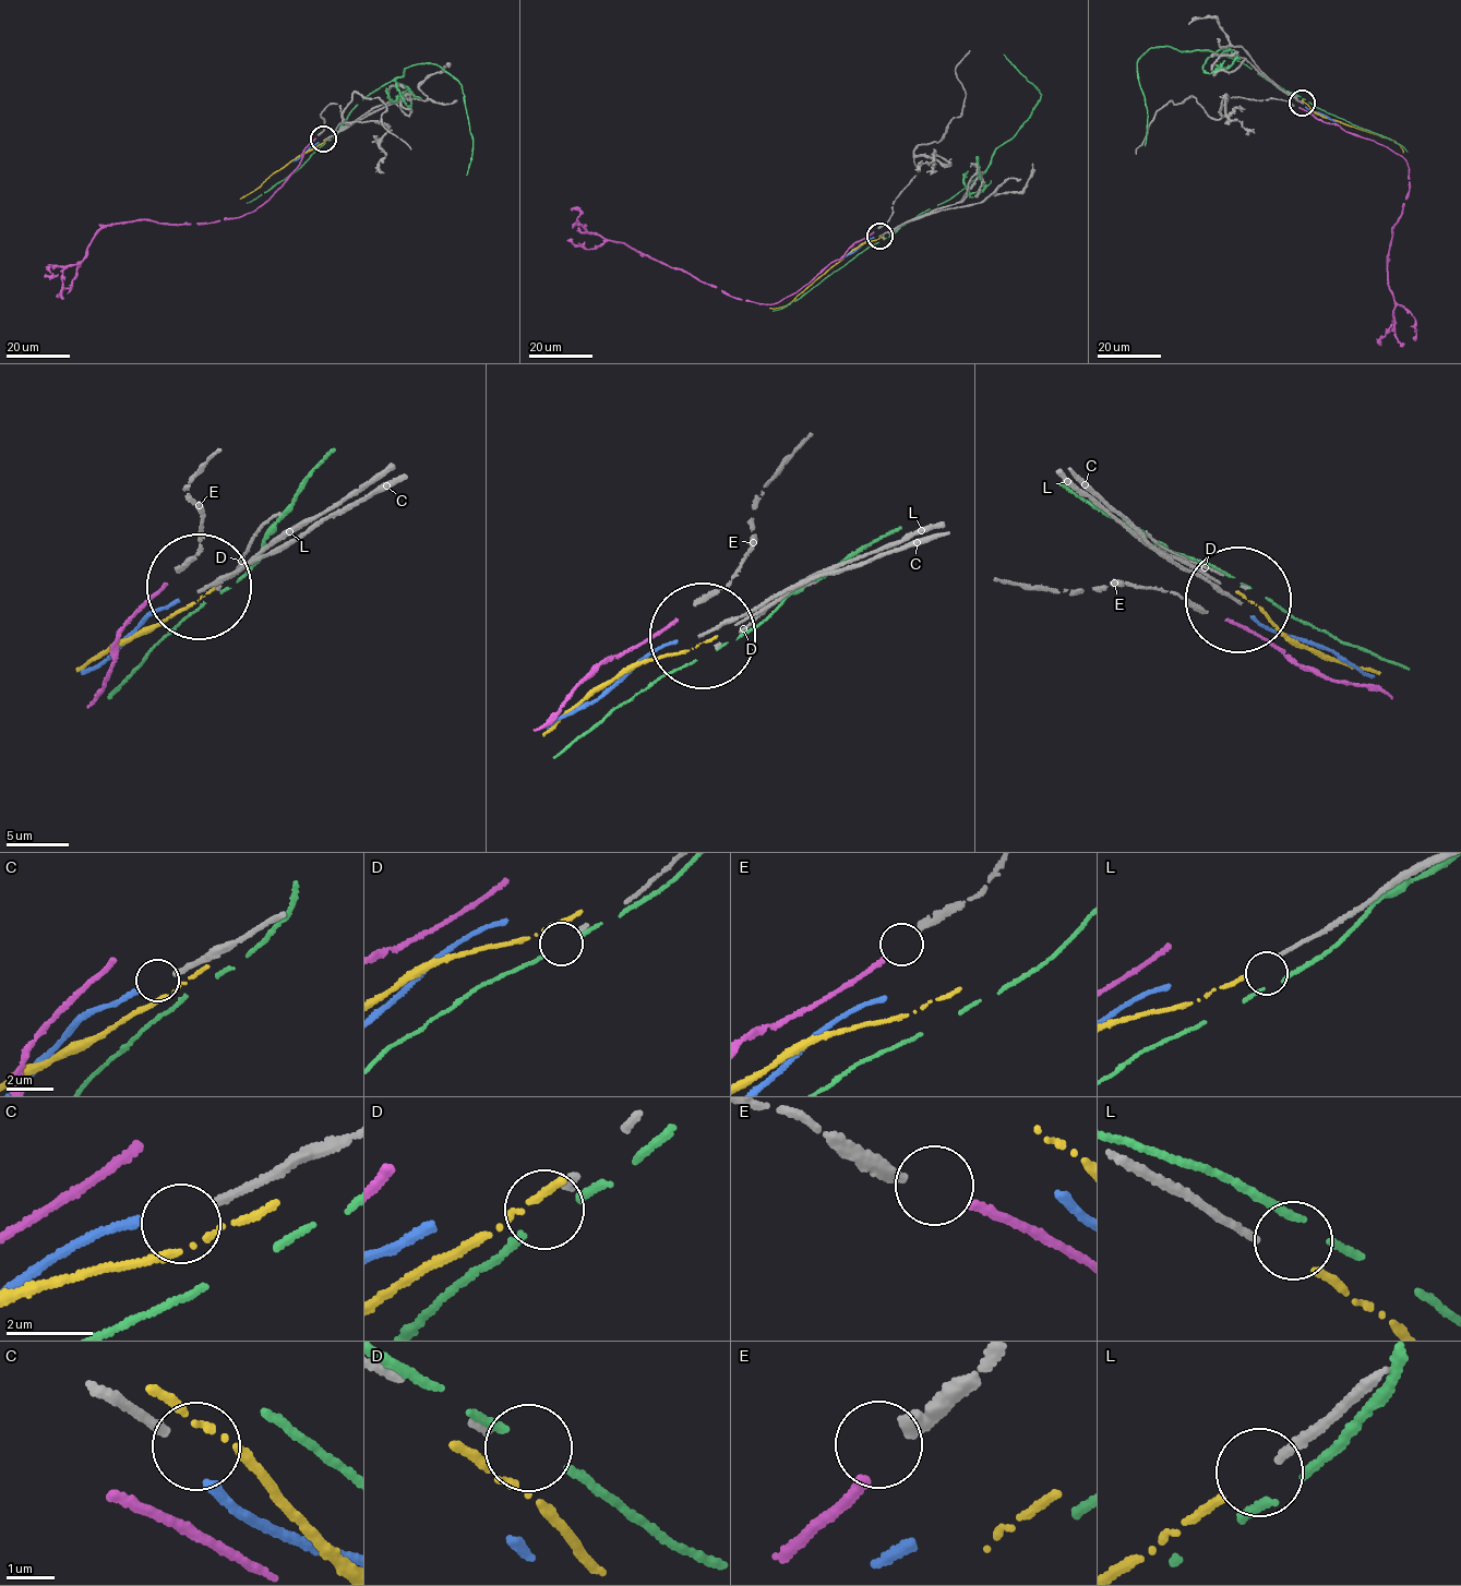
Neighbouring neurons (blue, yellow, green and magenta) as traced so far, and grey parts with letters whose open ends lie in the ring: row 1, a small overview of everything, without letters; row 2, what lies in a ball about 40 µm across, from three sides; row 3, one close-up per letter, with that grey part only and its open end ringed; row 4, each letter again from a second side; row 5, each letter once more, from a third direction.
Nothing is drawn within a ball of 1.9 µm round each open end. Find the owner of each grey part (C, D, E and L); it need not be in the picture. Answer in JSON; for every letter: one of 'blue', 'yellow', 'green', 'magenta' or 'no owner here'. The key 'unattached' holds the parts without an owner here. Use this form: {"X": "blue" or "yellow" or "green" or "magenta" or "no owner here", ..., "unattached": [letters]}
{"C": "blue", "D": "no owner here", "E": "magenta", "L": "yellow", "unattached": ["D"]}

